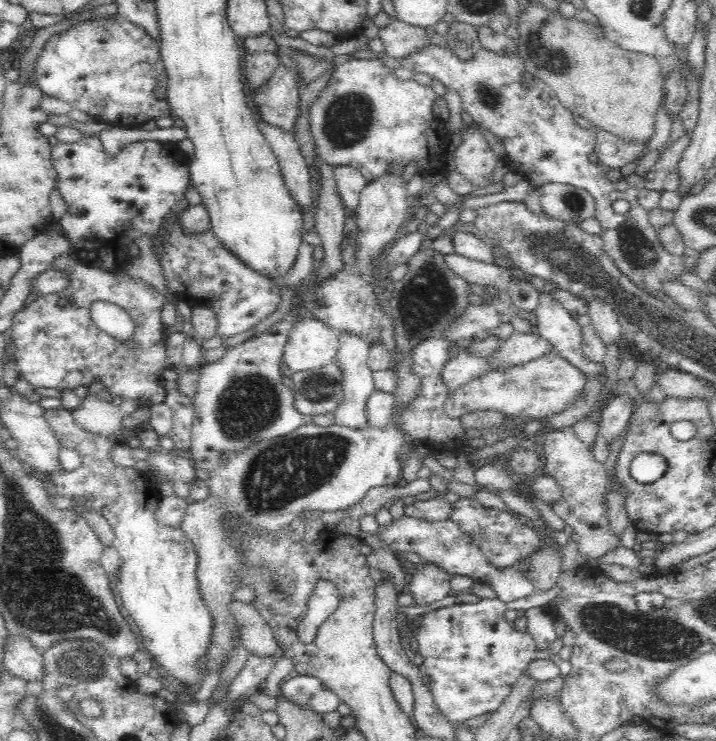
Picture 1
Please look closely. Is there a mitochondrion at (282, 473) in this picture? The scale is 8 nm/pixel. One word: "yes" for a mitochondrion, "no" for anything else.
yes

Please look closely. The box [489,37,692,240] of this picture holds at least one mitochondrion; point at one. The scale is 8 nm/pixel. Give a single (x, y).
(573, 201)

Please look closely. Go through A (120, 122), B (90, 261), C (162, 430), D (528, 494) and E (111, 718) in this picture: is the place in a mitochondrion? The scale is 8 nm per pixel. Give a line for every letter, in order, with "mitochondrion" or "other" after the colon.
A: other
B: other
C: other
D: other
E: other

